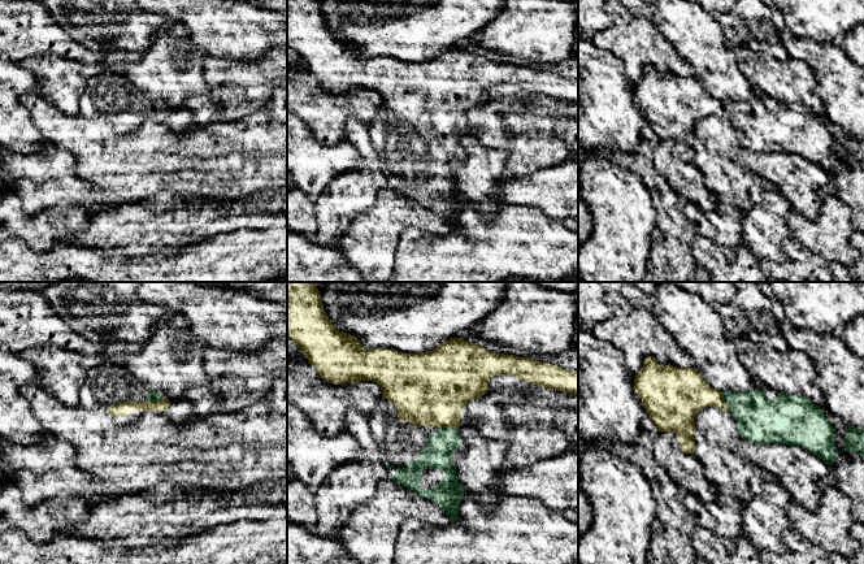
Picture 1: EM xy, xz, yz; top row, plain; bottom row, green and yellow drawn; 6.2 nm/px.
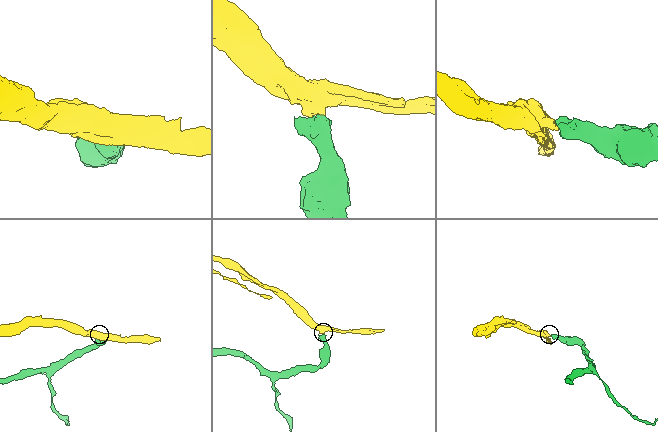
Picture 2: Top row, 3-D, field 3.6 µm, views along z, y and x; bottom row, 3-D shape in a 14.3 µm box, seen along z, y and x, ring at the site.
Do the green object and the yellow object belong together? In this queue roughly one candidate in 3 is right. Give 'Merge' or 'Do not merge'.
Merge

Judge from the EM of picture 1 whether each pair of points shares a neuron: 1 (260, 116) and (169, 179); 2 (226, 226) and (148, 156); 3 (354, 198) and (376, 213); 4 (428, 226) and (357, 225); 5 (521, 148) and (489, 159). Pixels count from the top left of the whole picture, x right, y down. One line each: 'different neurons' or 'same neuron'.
1: same neuron
2: different neurons
3: different neurons
4: same neuron
5: different neurons

